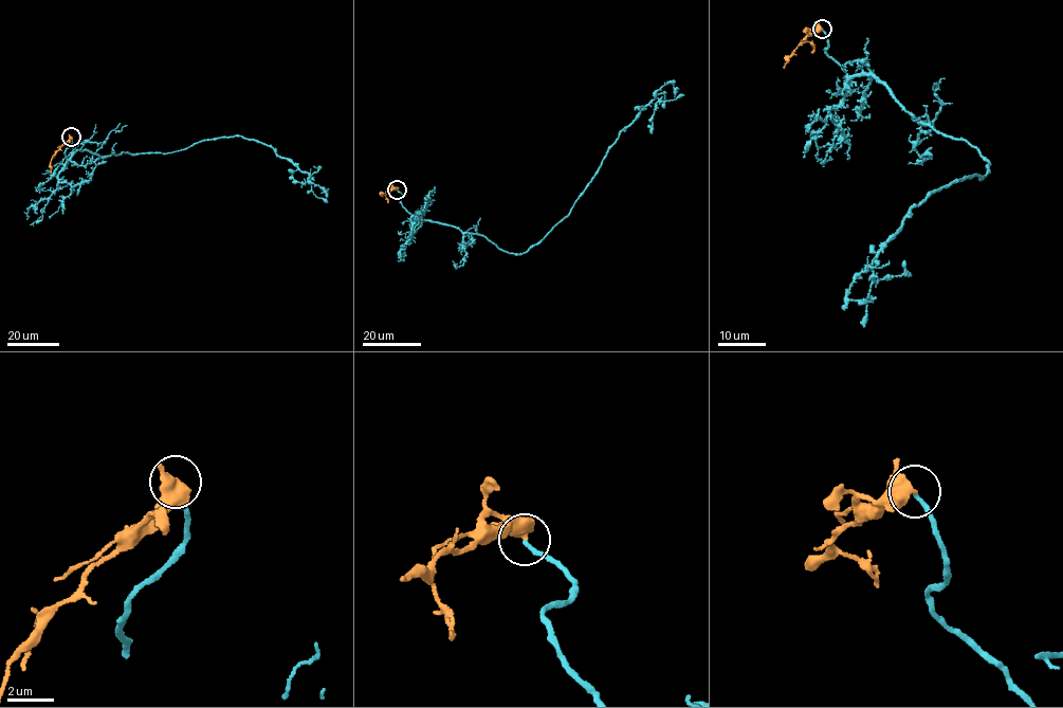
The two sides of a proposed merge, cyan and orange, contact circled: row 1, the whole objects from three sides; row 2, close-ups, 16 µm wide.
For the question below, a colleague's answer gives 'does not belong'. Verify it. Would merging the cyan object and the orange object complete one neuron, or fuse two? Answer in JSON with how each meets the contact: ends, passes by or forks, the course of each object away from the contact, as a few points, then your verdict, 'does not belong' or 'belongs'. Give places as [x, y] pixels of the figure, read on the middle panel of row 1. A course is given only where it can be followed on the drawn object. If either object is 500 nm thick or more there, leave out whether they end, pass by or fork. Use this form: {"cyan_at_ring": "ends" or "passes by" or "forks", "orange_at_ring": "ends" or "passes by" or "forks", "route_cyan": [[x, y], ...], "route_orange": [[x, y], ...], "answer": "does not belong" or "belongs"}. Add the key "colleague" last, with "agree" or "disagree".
{"route_cyan": [[398, 191], [413, 215], [526, 253], [568, 216], [608, 148], [656, 90], [671, 83], [675, 98]], "route_orange": [[397, 189], [383, 193]], "answer": "does not belong", "colleague": "agree"}

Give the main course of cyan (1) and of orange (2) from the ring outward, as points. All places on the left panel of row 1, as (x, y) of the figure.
1: (71, 137), (68, 158), (81, 149), (101, 157), (170, 152), (239, 135), (270, 146), (326, 191), (321, 189)
2: (71, 137), (52, 156), (50, 173)

